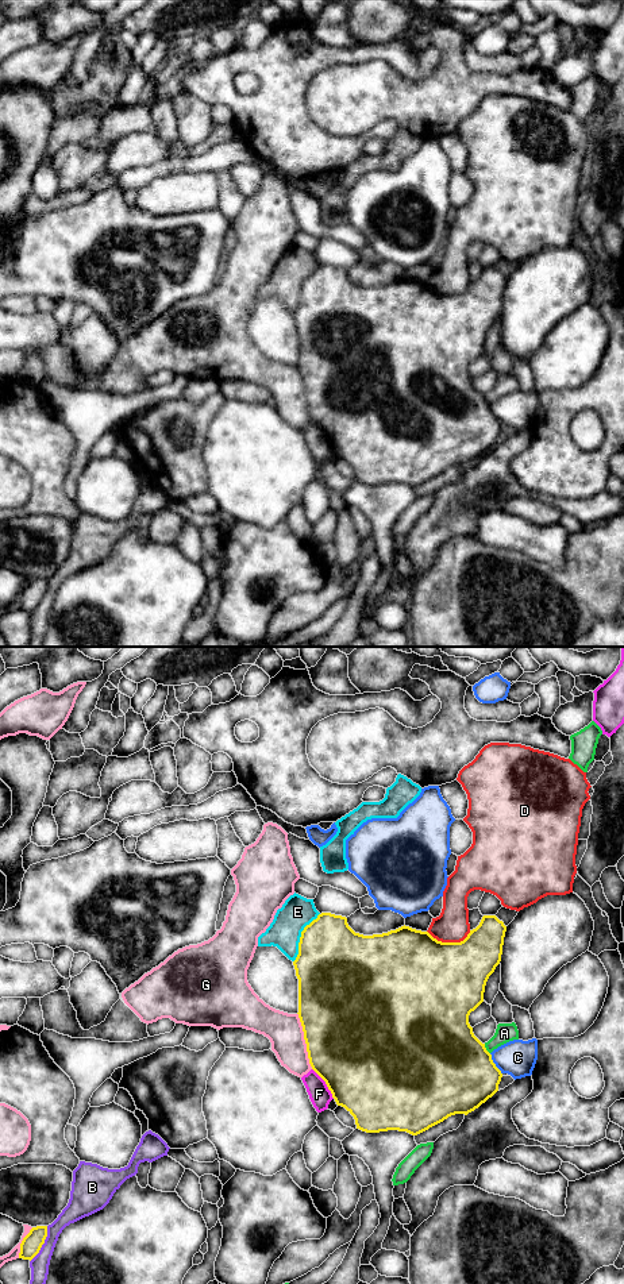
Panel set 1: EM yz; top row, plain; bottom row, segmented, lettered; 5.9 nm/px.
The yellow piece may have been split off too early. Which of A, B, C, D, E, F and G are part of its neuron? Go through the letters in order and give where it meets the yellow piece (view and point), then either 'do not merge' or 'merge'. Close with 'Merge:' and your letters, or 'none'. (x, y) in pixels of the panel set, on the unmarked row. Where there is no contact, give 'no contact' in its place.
A: meets yellow in yz at (485, 401); do not merge
B: meets yellow in yz at (43, 594); do not merge
C: meets yellow in yz at (495, 416); do not merge
D: meets yellow in yz at (449, 295); do not merge
E: meets yellow in yz at (300, 289); do not merge
F: meets yellow in yz at (326, 435); do not merge
G: meets yellow in yz at (305, 393); do not merge
Merge: none

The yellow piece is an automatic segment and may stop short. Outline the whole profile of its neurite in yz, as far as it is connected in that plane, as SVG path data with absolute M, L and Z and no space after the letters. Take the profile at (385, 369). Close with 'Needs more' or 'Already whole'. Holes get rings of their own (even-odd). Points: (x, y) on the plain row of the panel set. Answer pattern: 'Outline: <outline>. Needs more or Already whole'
Outline: M331 265L319 266L316 271L304 279L298 294L298 306L293 317L298 331L297 366L304 383L309 416L326 433L336 456L344 459L354 469L357 481L366 485L398 482L417 487L451 467L467 467L498 443L502 425L493 414L485 396L474 387L469 367L484 354L486 333L501 313L505 284L506 278L496 267L484 267L479 277L470 282L461 294L442 294L428 284L405 277L388 285L363 288L348 278L346 269Z. Already whole

